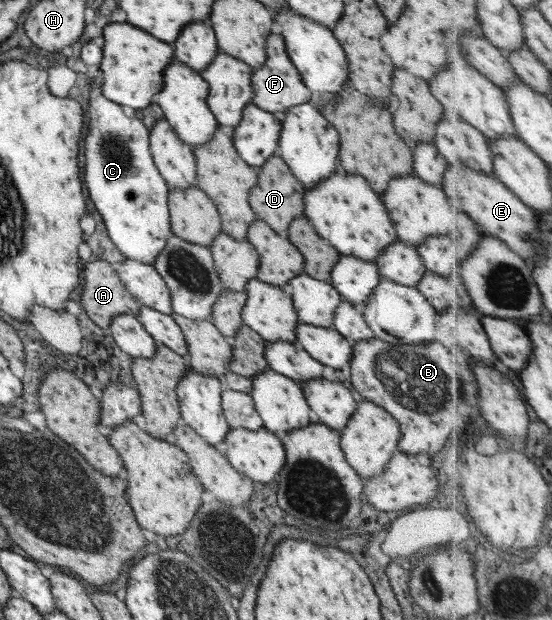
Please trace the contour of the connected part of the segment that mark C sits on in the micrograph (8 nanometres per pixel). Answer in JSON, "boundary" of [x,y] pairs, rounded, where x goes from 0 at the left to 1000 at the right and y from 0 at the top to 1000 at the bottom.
{"boundary":[[[181,140],[167,142],[161,150],[163,166],[150,173],[152,206],[159,213],[149,221],[152,258],[152,298],[159,315],[185,352],[196,385],[212,403],[232,418],[274,427],[288,405],[293,405],[301,385],[312,377],[304,358],[303,310],[304,302],[283,273],[270,240],[270,215],[261,200],[246,189],[230,189],[210,166],[199,166],[181,150]]]}

